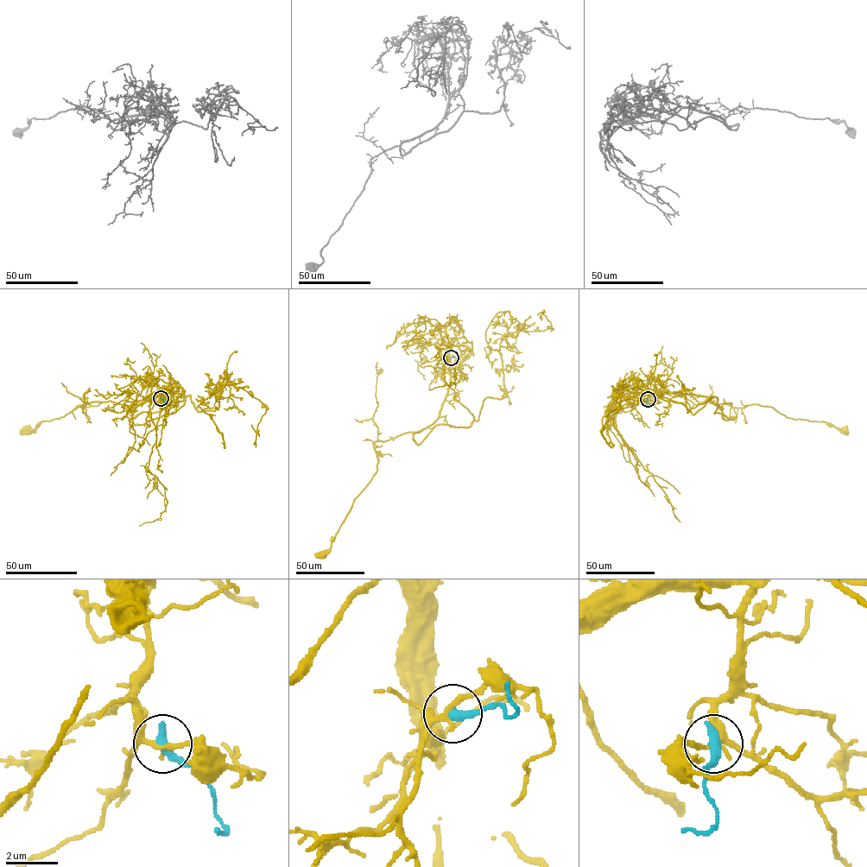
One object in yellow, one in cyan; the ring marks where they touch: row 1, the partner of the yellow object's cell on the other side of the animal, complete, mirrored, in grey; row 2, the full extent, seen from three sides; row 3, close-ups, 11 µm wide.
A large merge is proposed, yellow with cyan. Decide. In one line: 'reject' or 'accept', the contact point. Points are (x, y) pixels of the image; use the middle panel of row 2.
reject; at (451, 357)

